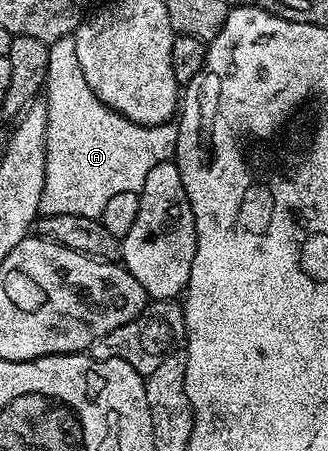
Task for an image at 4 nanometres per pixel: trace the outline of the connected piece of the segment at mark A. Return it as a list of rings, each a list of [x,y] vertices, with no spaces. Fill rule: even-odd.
[[[73,36],[56,39],[49,42],[49,46],[48,71],[44,86],[48,115],[46,170],[44,191],[38,207],[45,215],[84,215],[101,218],[104,207],[112,195],[121,192],[138,193],[144,187],[144,179],[148,179],[148,171],[152,171],[156,163],[171,160],[178,142],[178,127],[174,123],[137,125],[136,122],[112,111],[95,95],[92,87],[88,87],[84,71],[80,71],[80,63],[76,59]]]

